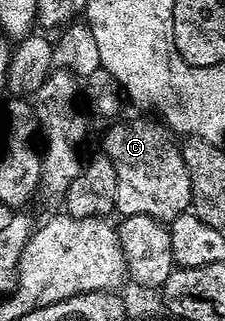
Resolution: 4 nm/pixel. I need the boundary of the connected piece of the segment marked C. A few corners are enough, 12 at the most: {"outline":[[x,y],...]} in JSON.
{"outline":[[115,122],[104,154],[119,216],[169,221],[192,185],[161,122]]}

